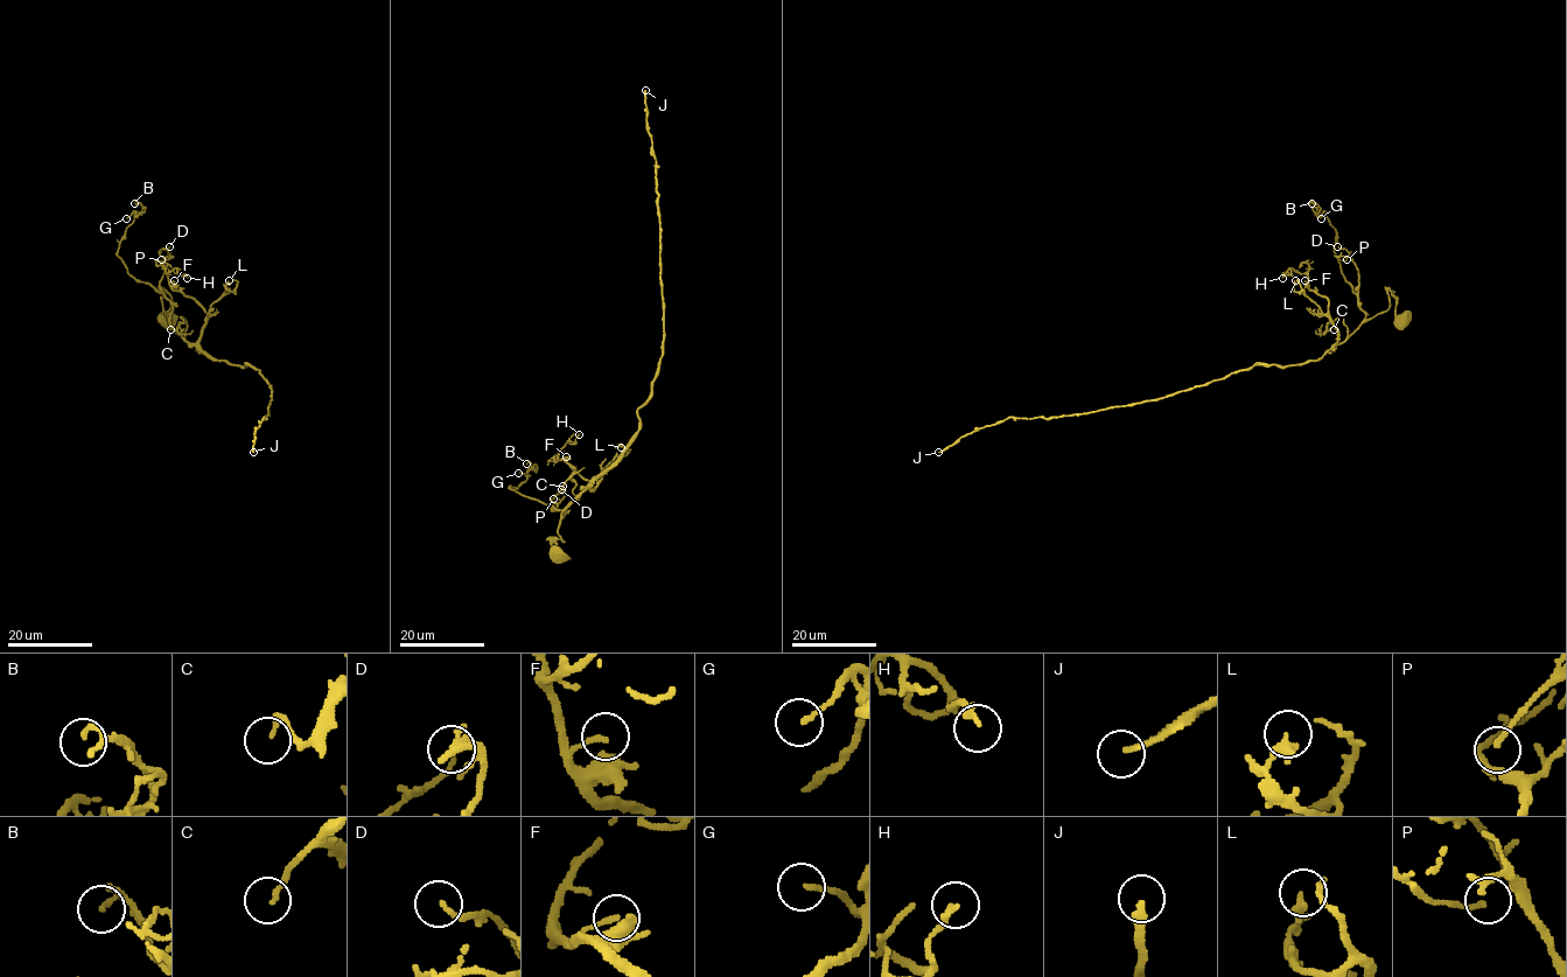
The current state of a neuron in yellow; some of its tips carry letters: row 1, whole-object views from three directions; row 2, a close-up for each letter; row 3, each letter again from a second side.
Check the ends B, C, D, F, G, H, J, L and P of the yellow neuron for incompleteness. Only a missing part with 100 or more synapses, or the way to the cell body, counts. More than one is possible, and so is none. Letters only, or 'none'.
J

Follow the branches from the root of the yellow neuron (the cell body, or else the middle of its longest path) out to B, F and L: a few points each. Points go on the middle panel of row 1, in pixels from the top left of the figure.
B: (560, 556), (553, 548), (557, 539), (562, 542), (558, 527), (564, 511), (510, 487), (537, 469), (526, 463)
F: (560, 556), (553, 548), (557, 539), (562, 542), (561, 514), (599, 482), (585, 479), (566, 456)
L: (560, 556), (553, 548), (557, 539), (562, 542), (561, 514), (627, 453), (621, 447)

